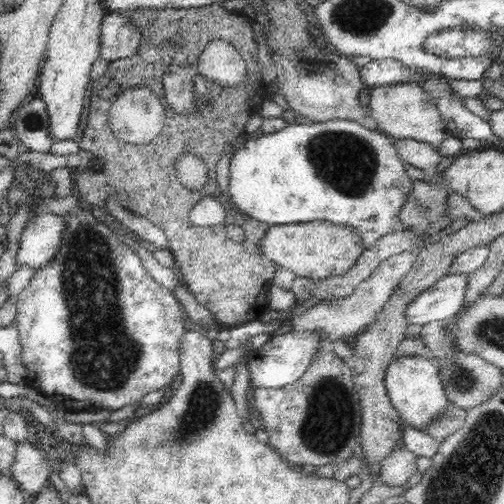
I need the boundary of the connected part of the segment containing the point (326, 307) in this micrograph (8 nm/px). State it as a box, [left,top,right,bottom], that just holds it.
[291,252,417,345]

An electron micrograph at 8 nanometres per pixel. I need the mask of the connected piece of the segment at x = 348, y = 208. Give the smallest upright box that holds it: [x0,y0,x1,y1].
[228,119,414,251]

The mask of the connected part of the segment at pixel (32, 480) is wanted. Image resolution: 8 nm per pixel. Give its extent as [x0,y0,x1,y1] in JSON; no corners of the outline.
[10,441,52,495]

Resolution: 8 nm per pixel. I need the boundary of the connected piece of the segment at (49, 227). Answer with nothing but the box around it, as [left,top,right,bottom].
[16,211,64,270]

